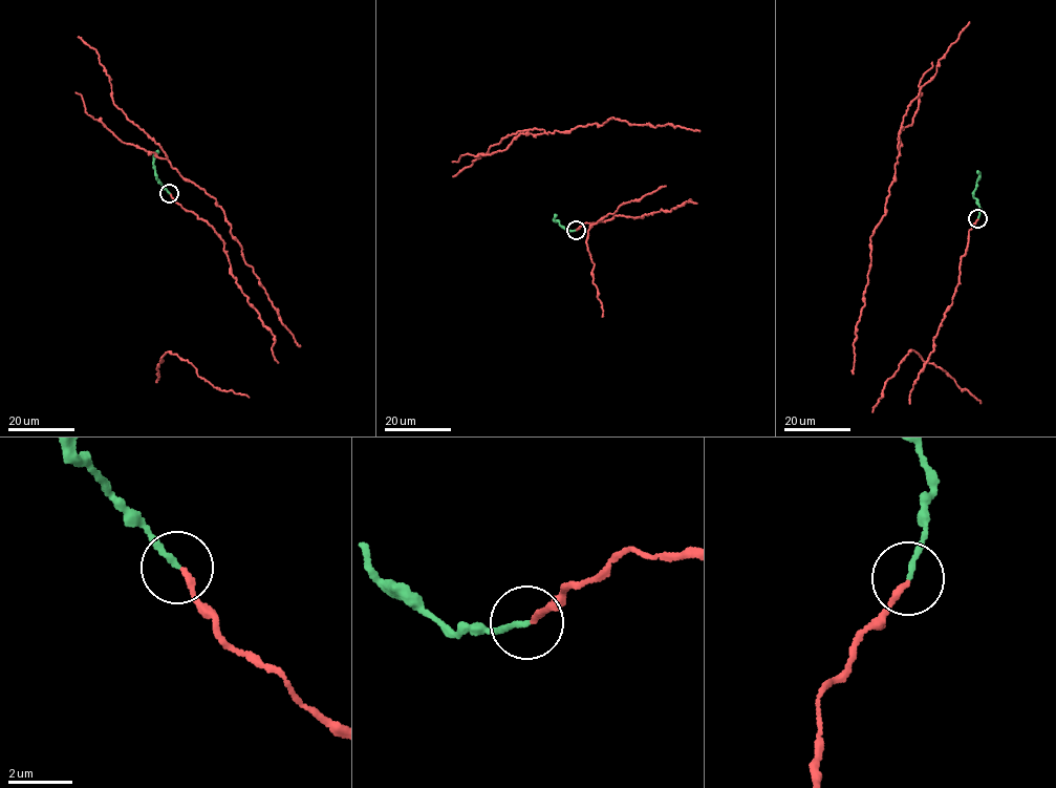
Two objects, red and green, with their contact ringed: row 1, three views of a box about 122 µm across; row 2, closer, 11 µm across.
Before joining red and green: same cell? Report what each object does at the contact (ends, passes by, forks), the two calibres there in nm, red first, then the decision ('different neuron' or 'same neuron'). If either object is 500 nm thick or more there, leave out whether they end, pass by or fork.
red ends; green ends; calibres 180 and 160 nm; same neuron

